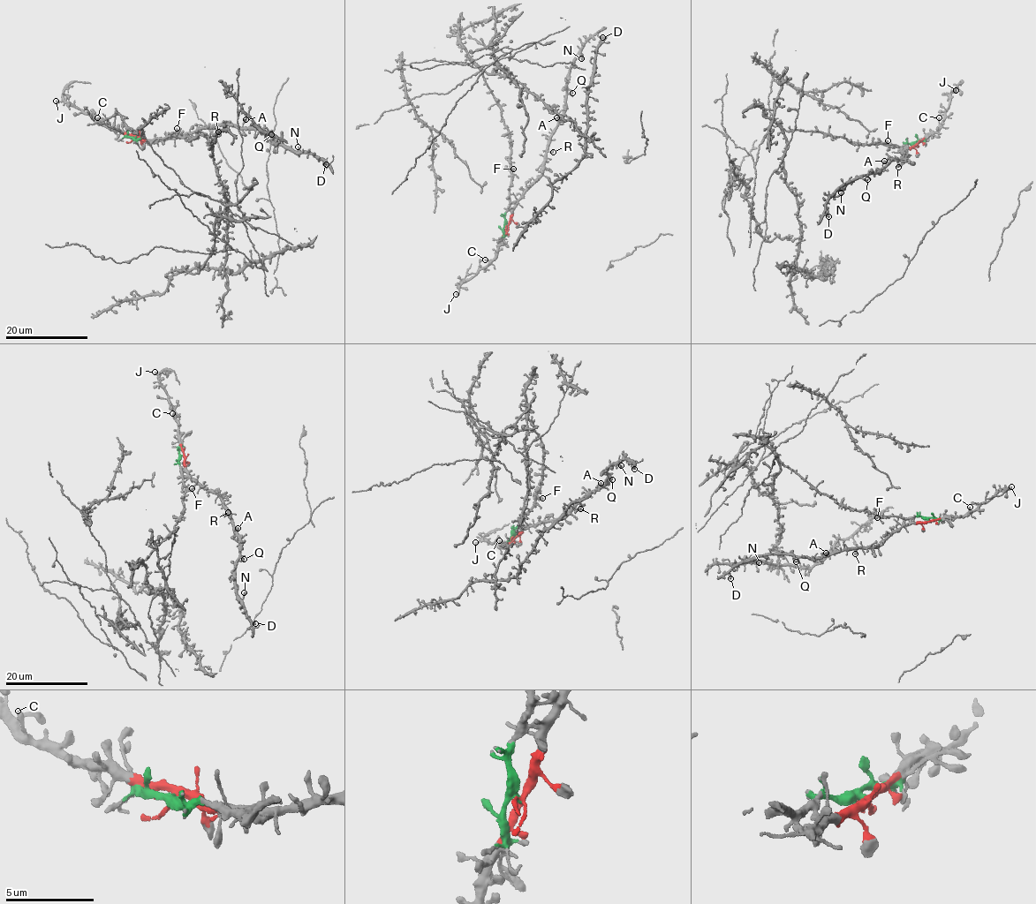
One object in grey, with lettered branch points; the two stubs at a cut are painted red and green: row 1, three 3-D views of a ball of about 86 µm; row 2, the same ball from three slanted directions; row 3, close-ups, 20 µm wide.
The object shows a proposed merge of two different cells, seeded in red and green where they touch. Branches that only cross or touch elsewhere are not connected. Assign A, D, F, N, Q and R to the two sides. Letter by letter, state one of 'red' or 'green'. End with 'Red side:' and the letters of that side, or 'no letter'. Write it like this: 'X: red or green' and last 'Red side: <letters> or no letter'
A: red
D: red
F: green
N: red
Q: red
R: red
Red side: A, D, N, Q, R

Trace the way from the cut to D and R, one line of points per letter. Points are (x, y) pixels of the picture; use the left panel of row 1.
D: (133, 139), (156, 141), (224, 124), (257, 129), (291, 149), (313, 154), (326, 164)
R: (133, 139), (156, 141), (214, 126), (218, 131)

